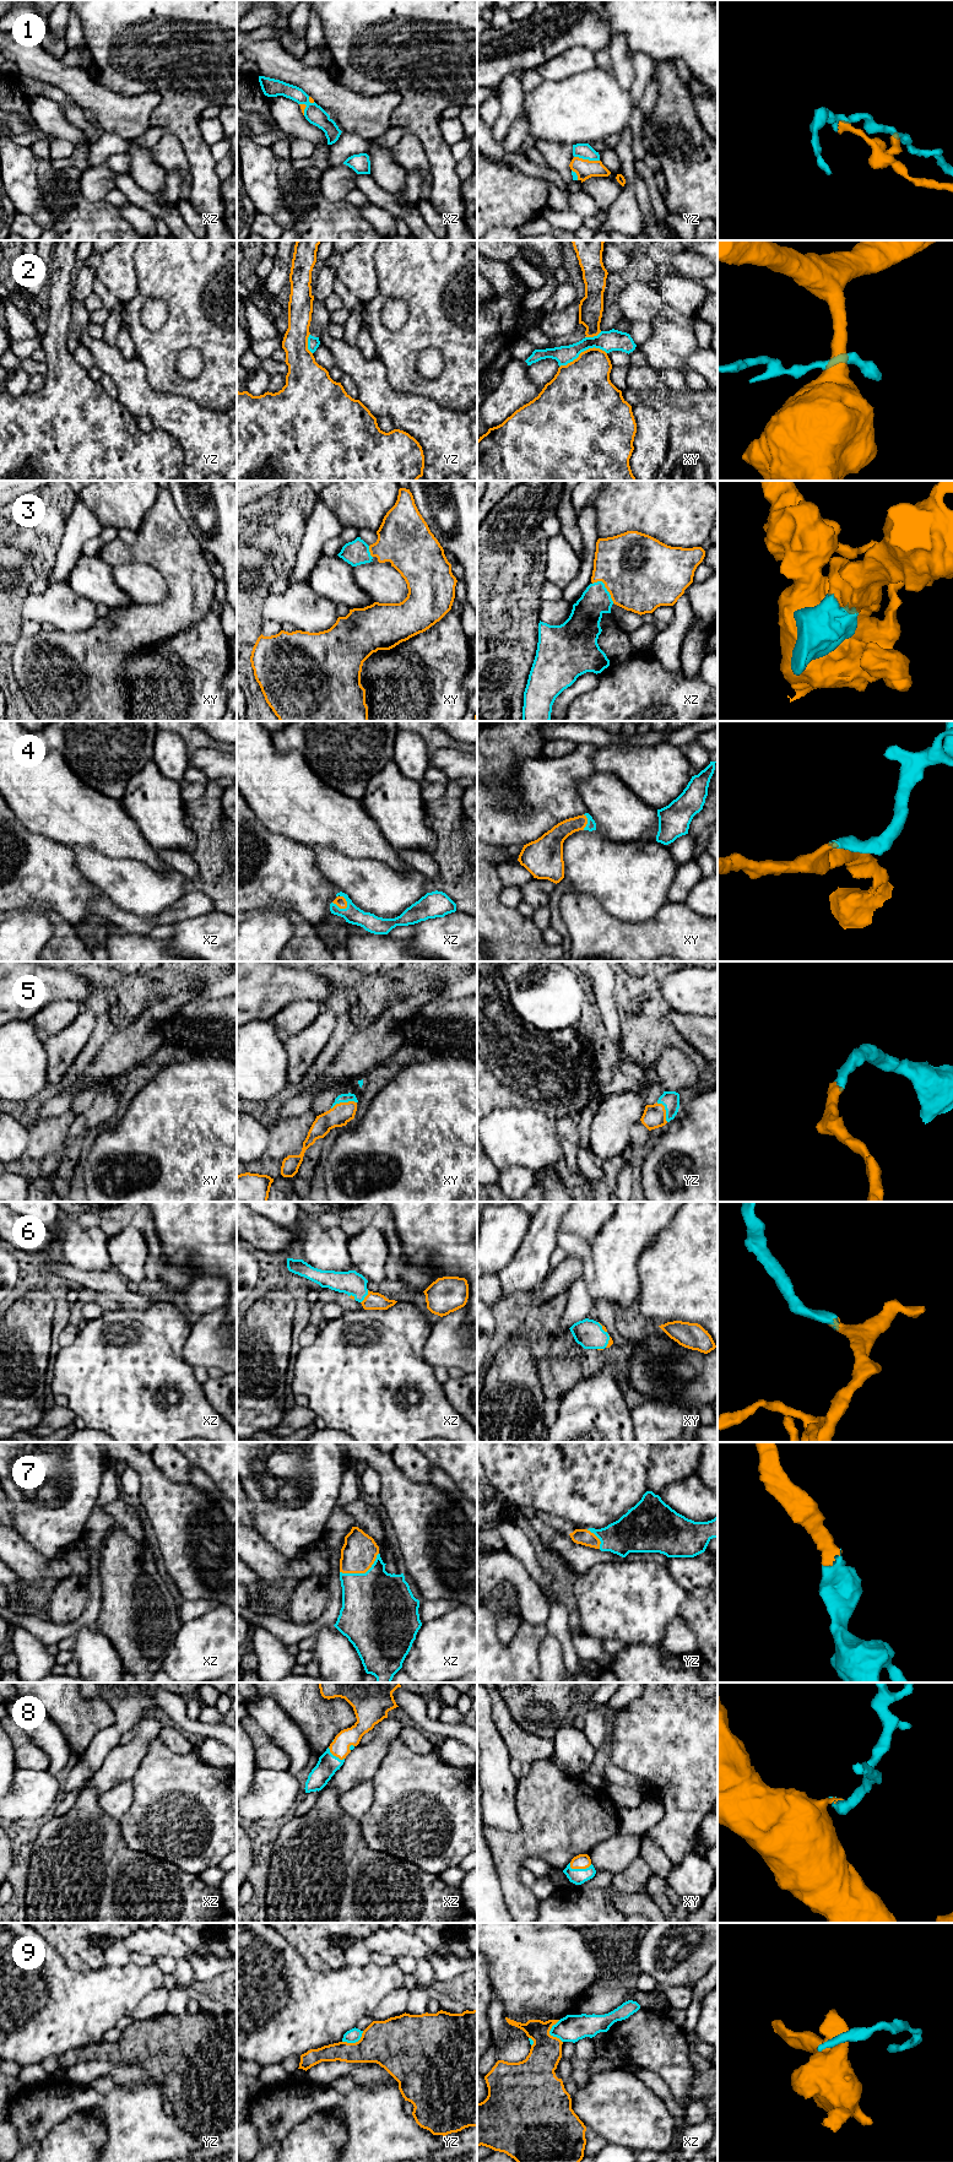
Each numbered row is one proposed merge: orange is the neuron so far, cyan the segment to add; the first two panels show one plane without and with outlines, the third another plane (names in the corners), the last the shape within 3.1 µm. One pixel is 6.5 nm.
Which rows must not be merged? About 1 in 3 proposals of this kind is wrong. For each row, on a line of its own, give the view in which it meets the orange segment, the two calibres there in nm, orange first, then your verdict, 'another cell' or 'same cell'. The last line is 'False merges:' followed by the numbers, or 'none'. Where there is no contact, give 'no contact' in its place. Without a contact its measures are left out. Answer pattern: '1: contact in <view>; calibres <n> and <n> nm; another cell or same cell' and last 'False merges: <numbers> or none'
1: contact in yz; calibres 130 and 100 nm; another cell
2: contact in xy; calibres 380 and 140 nm; another cell
3: contact in xz; calibres 480 and 200 nm; same cell
4: contact in xz; calibres 70 and 120 nm; same cell
5: contact in xy; calibres 140 and 60 nm; same cell
6: contact in xz; calibres 110 and 160 nm; same cell
7: contact in xz; calibres 220 and 460 nm; same cell
8: contact in xy; calibres 100 and 110 nm; same cell
9: contact in xz; calibres 220 and 180 nm; another cell
False merges: 1, 2, 9

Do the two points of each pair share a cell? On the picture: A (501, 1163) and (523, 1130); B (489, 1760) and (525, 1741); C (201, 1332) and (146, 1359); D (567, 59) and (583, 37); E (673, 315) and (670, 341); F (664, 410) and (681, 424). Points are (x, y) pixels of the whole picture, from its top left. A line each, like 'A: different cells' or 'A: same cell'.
A: same cell
B: different cells
C: different cells
D: different cells
E: different cells
F: same cell

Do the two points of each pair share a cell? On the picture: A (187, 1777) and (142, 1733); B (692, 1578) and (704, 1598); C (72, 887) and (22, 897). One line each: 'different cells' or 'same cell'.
A: different cells
B: different cells
C: same cell

